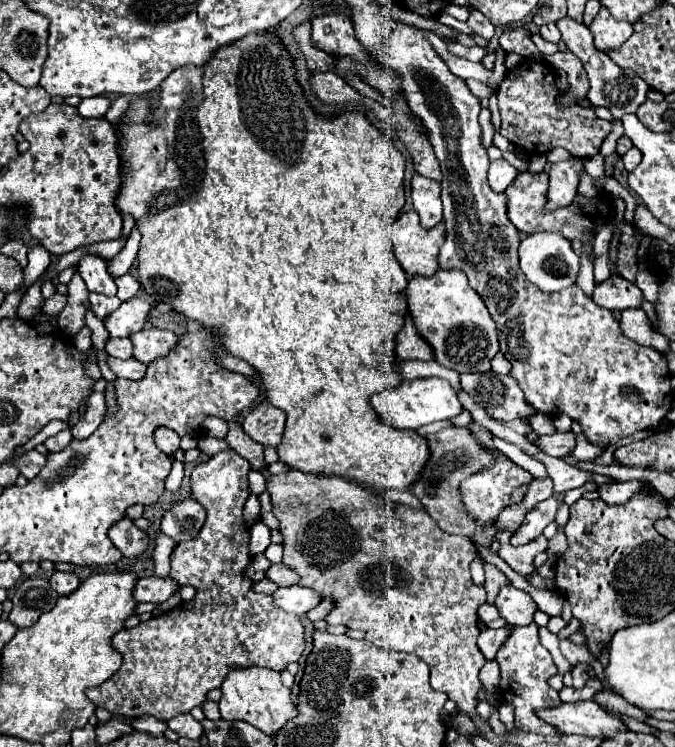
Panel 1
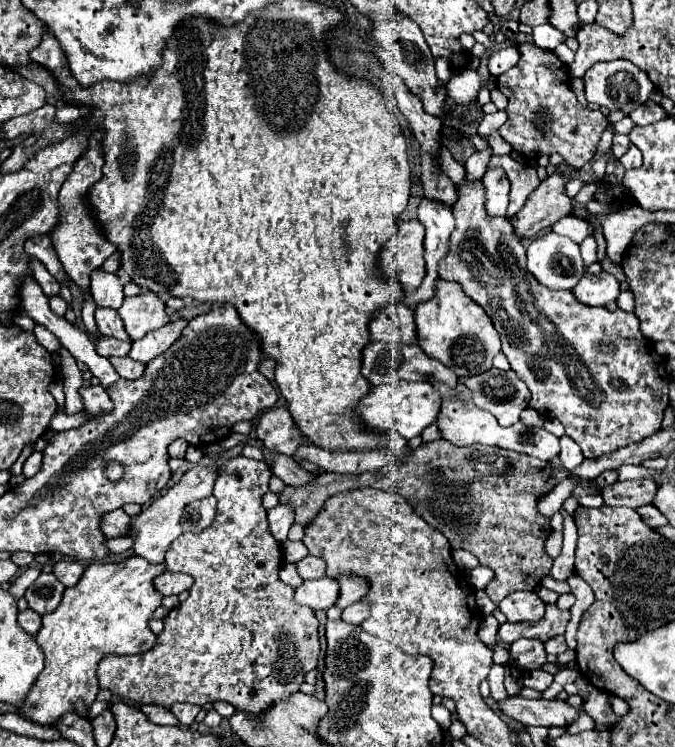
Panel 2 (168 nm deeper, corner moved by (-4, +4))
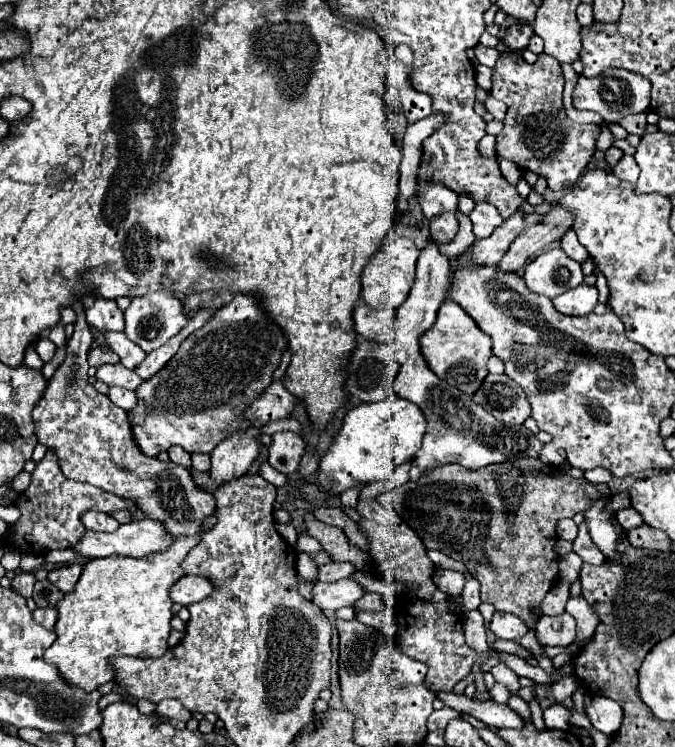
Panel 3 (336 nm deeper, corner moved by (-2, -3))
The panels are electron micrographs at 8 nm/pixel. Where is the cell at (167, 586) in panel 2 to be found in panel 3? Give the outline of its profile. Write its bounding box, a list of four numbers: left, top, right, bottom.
[169,576,213,606]

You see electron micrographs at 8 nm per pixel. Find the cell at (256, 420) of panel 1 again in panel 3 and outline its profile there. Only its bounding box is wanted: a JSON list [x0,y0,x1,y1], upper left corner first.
[269,432,305,472]

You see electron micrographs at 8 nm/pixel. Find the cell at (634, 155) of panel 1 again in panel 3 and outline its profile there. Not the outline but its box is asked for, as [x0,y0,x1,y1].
[613,156,639,184]

